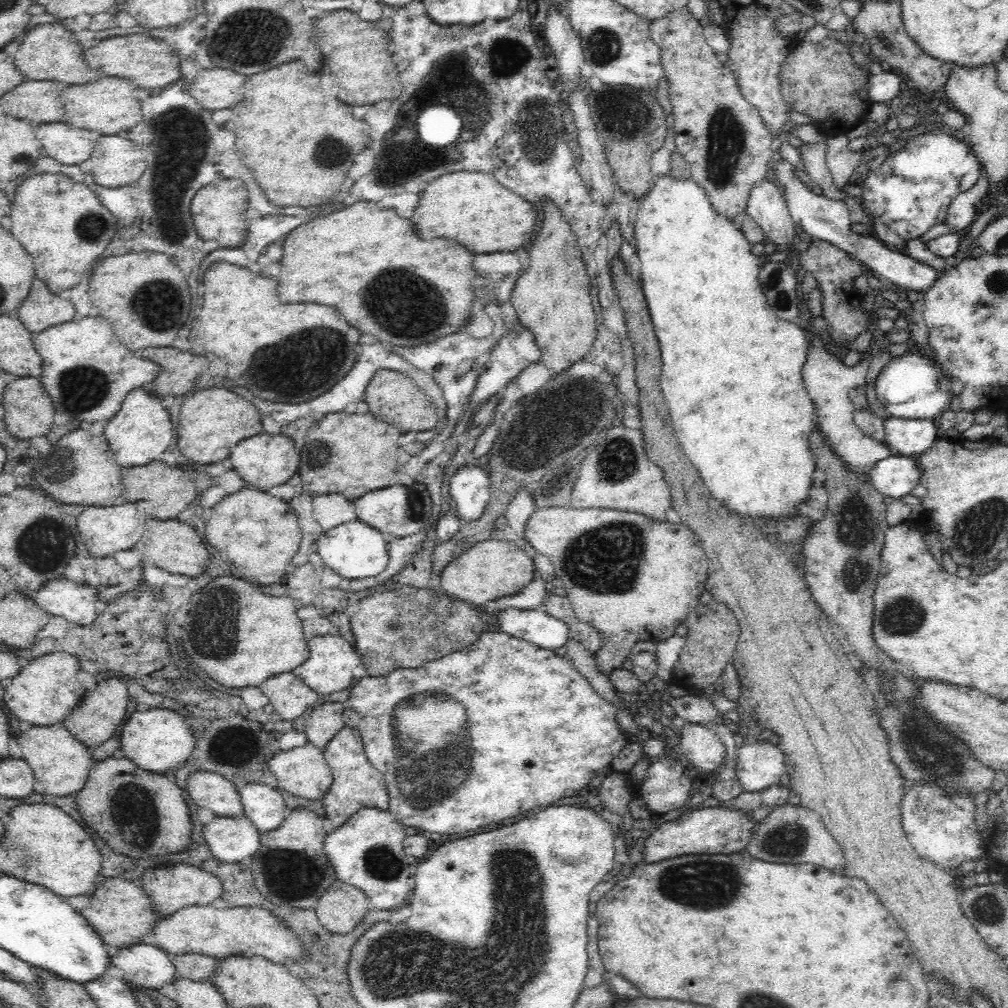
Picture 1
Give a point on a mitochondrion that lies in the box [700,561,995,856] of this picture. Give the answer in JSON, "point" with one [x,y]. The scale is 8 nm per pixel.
{"point":[934,754]}

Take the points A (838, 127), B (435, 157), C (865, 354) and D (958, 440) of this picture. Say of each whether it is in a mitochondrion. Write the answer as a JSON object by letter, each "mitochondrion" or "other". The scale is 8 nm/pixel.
{"A":"other","B":"other","C":"other","D":"other"}

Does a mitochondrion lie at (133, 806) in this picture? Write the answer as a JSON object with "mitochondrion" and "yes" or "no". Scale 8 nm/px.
{"mitochondrion":"yes"}

